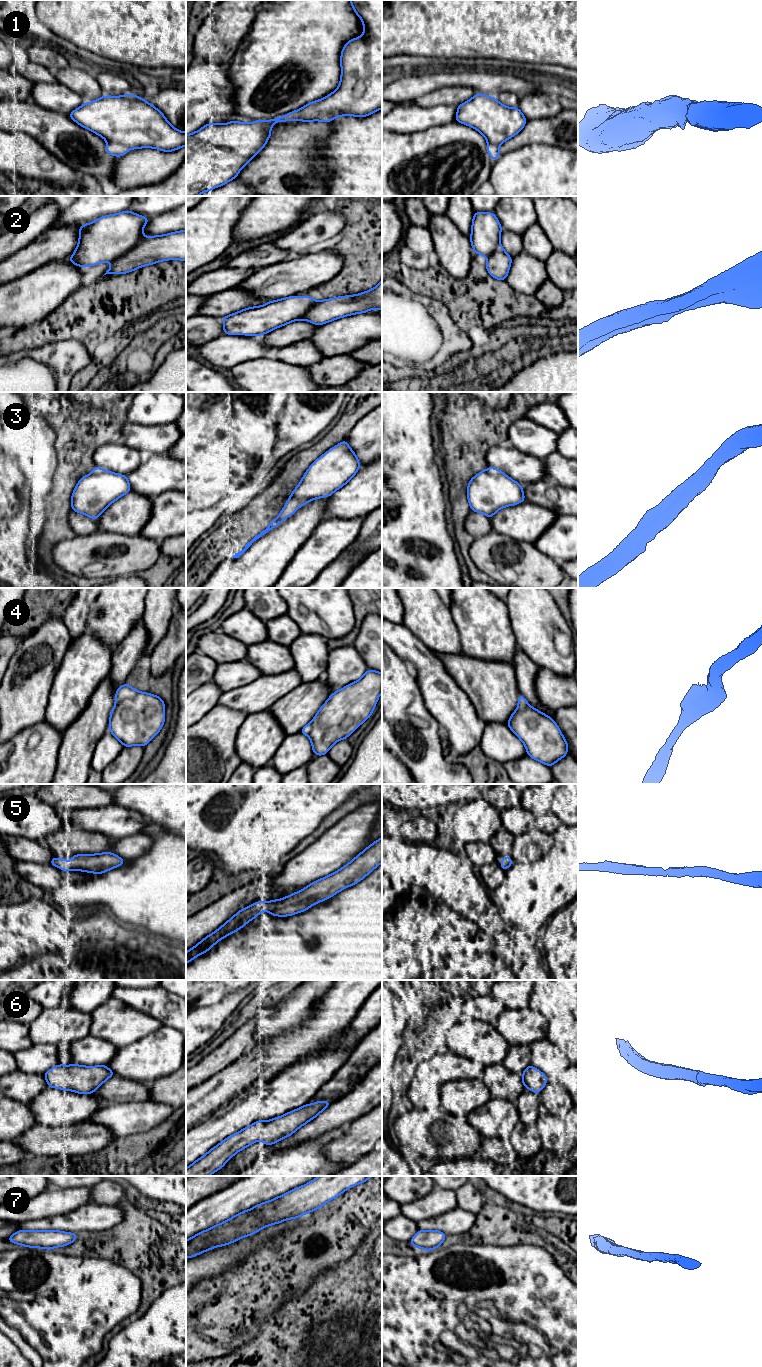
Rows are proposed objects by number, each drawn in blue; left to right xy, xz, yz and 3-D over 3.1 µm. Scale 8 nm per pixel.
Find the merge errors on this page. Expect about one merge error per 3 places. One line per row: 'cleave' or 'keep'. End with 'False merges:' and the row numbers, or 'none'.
1: keep
2: cleave
3: keep
4: keep
5: keep
6: keep
7: keep
False merges: 2

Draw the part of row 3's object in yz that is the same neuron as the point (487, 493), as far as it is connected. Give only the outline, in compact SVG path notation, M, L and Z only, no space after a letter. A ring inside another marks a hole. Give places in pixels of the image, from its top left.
M488 467L470 479L467 487L467 498L472 511L485 514L490 519L498 510L526 500L523 486L494 467Z

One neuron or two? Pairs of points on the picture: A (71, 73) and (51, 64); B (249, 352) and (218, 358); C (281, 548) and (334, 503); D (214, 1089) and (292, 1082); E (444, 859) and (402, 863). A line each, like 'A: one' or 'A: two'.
A: two
B: one
C: two
D: two
E: one

